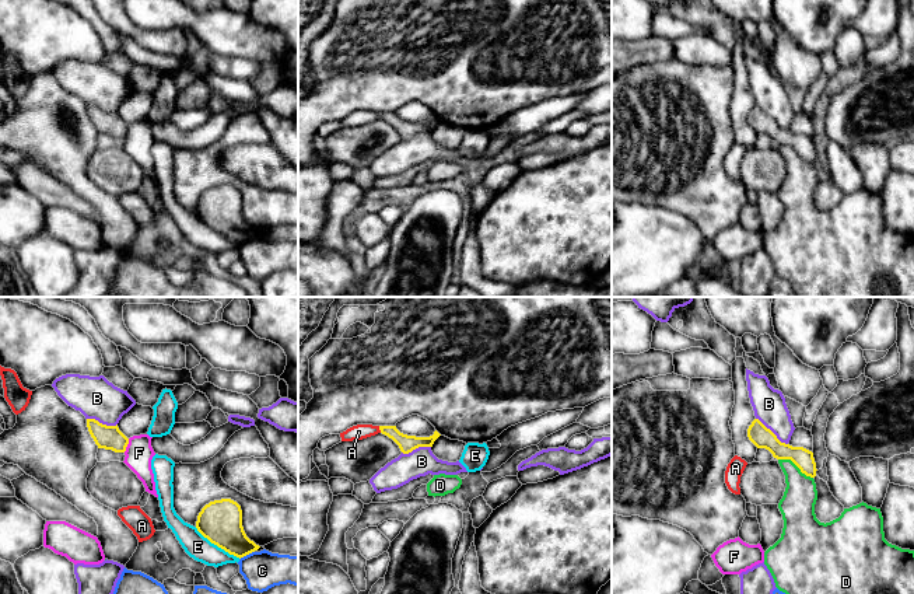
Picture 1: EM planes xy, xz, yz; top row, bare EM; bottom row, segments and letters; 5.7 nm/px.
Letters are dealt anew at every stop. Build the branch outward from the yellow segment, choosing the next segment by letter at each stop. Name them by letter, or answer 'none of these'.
none of these

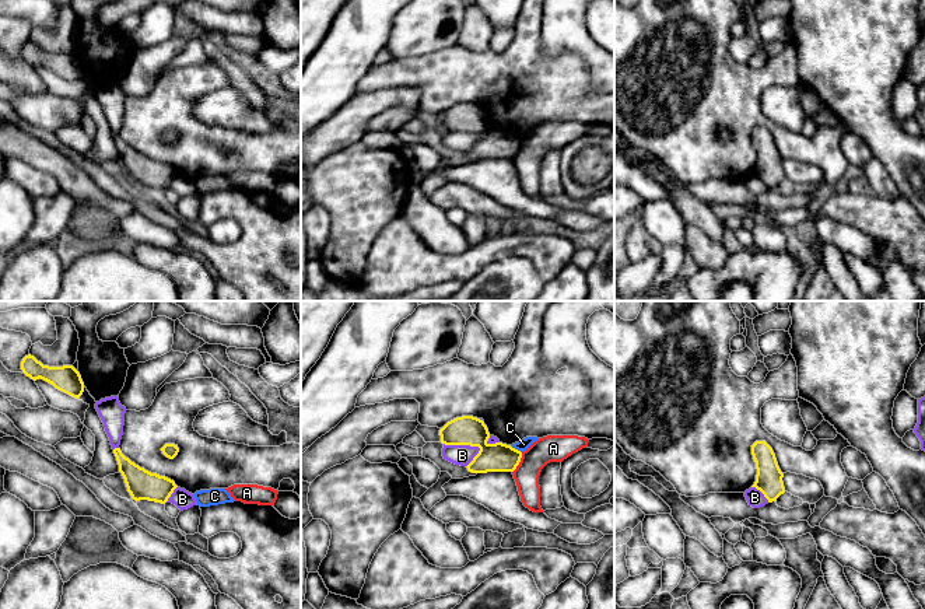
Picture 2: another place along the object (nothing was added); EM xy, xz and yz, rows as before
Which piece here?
none of these

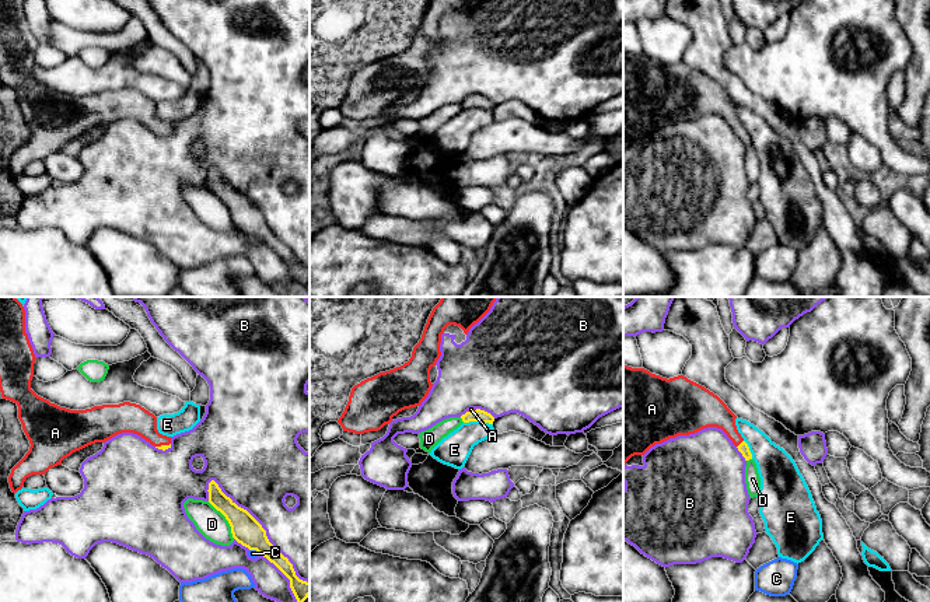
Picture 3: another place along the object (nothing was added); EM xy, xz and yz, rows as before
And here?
A

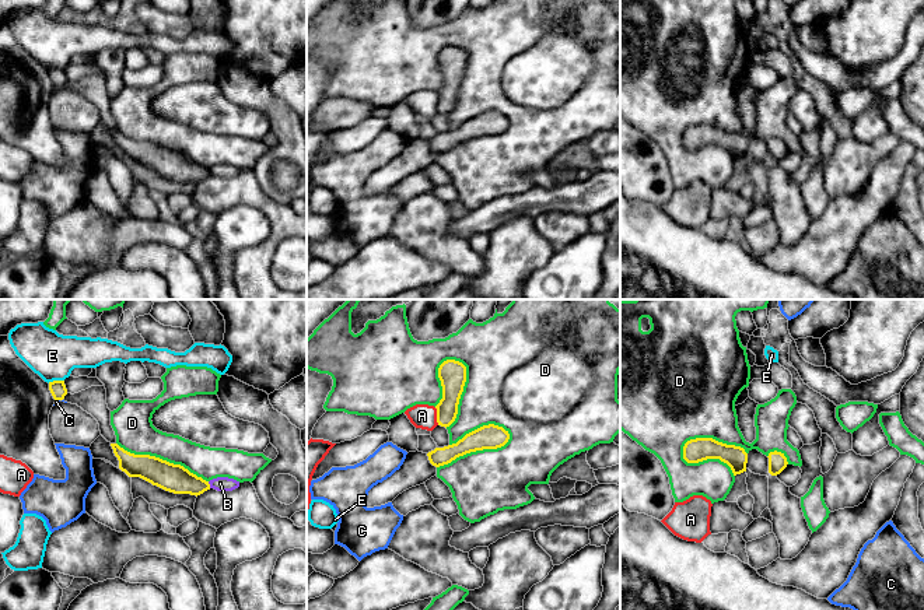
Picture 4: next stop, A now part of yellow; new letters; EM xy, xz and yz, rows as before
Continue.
none of these

